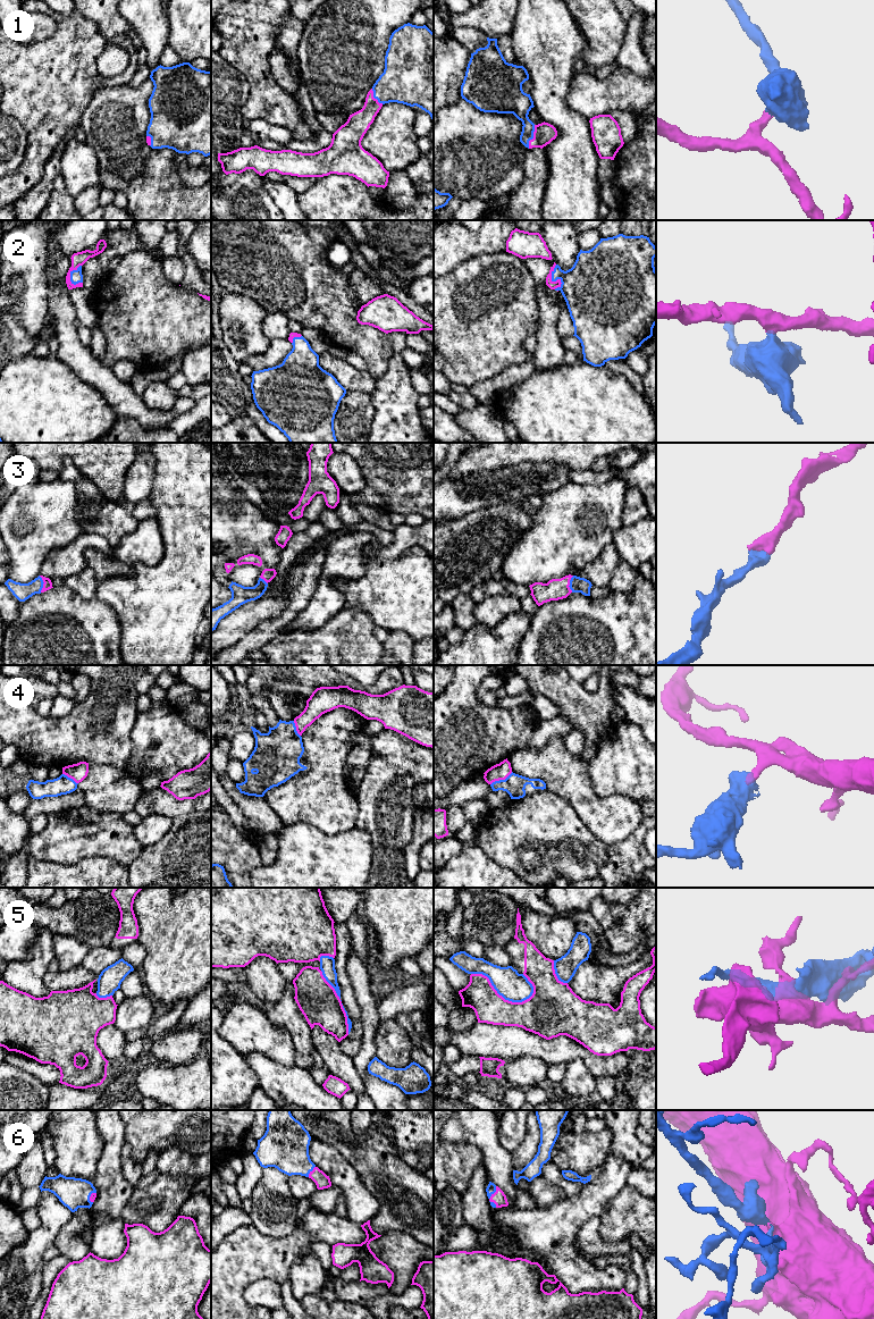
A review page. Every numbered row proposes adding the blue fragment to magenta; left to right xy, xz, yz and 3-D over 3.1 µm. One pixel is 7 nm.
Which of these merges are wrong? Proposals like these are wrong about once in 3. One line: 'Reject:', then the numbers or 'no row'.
Reject: 4, 5

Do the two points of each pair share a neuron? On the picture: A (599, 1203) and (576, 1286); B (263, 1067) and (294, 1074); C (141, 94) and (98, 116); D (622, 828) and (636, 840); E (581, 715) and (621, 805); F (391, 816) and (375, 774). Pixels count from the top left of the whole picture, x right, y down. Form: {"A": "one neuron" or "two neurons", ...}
{"A": "one neuron", "B": "one neuron", "C": "one neuron", "D": "two neurons", "E": "two neurons", "F": "one neuron"}

